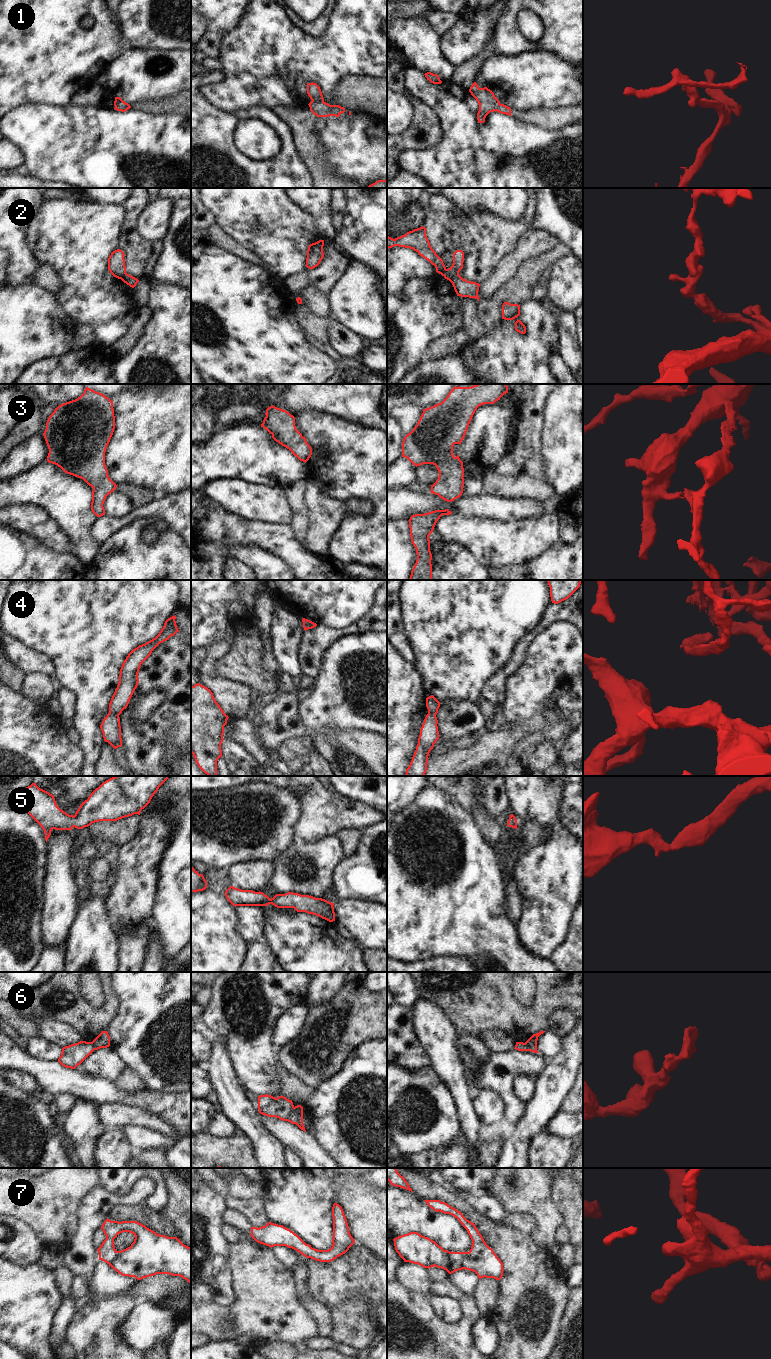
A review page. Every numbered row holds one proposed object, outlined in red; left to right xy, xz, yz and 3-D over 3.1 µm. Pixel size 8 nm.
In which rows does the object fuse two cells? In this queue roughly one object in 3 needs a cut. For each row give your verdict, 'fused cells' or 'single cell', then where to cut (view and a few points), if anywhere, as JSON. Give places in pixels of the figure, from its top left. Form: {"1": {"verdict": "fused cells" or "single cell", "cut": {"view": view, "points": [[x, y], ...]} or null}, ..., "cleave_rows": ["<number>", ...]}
{"1": {"verdict": "single cell", "cut": null}, "2": {"verdict": "fused cells", "cut": {"view": "yz", "points": [[458, 273], [451, 272], [444, 276]]}}, "3": {"verdict": "single cell", "cut": null}, "4": {"verdict": "fused cells", "cut": {"view": "xy", "points": [[109, 712], [118, 716]]}}, "5": {"verdict": "single cell", "cut": null}, "6": {"verdict": "fused cells", "cut": {"view": "xz", "points": [[293, 1106], [286, 1120]]}}, "7": {"verdict": "single cell", "cut": null}, "cleave_rows": ["2", "4", "6"]}

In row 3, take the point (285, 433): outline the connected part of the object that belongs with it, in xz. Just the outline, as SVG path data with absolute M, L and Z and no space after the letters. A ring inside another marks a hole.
M273 405L266 409L265 415L261 427L266 429L276 442L306 463L312 455L312 448L306 438L296 429L295 417Z

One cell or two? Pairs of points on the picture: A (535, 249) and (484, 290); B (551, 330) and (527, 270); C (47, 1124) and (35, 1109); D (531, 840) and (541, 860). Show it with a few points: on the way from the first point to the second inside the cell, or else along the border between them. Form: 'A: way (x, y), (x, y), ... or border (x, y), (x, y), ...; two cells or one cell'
A: way (522, 252), (497, 277); one cell
B: border (534, 297), (520, 305); two cells
C: way (43, 1120), (36, 1113); one cell
D: border (538, 823), (547, 835), (528, 849); two cells

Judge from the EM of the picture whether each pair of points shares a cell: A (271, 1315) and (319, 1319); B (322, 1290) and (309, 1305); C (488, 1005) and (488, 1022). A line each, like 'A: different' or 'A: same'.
A: different
B: different
C: same

